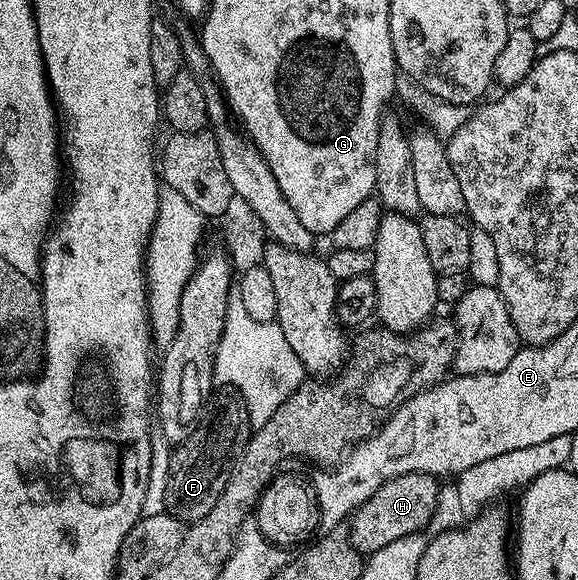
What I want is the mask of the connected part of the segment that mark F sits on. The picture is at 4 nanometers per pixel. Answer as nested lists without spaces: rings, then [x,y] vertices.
[[[230,387],[212,392],[199,410],[195,430],[170,450],[165,482],[166,512],[184,523],[205,519],[213,511],[213,503],[221,499],[221,491],[225,491],[225,483],[229,483],[229,475],[252,432],[253,422],[243,396]]]

